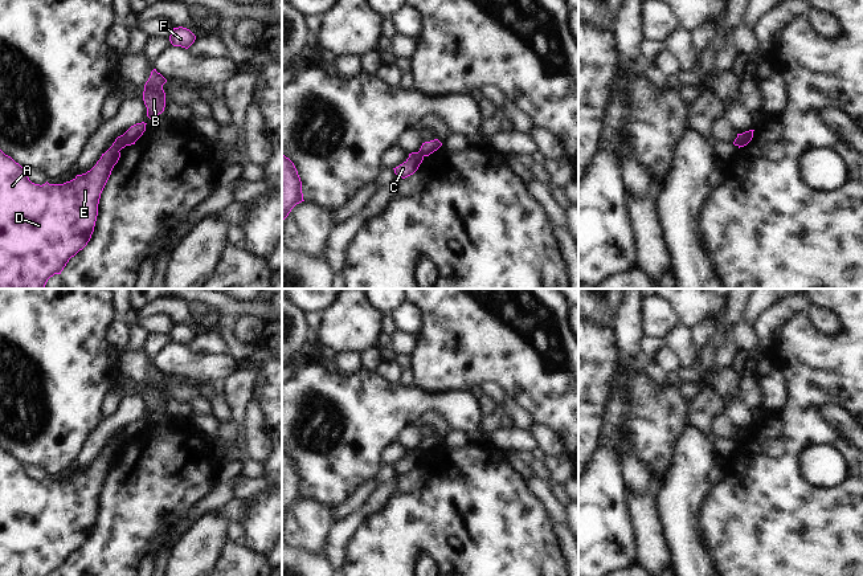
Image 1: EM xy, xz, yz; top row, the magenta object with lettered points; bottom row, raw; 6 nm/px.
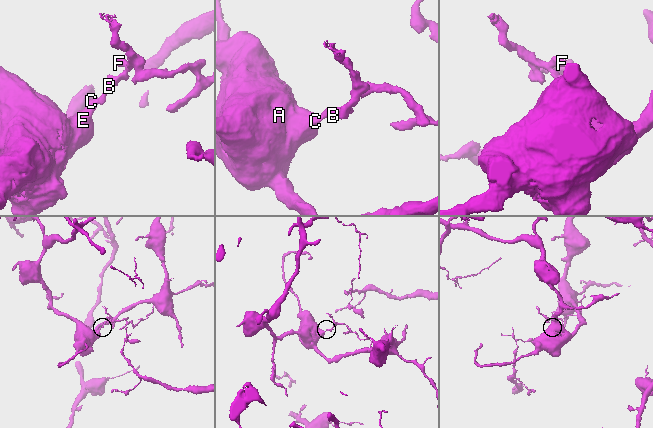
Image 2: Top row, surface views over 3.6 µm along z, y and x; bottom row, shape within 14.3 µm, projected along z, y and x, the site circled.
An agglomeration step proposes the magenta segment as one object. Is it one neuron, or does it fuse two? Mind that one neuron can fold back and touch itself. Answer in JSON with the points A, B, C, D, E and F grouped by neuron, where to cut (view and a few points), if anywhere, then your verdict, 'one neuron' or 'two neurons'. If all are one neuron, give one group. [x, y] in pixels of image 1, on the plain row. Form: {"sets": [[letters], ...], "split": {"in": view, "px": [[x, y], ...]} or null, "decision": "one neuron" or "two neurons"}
{"sets": [["A", "C", "D", "E"], ["B", "F"]], "split": {"in": "xy", "px": [[123, 431], [125, 442]]}, "decision": "two neurons"}

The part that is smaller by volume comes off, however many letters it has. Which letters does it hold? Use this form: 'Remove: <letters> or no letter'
Remove: B, F

